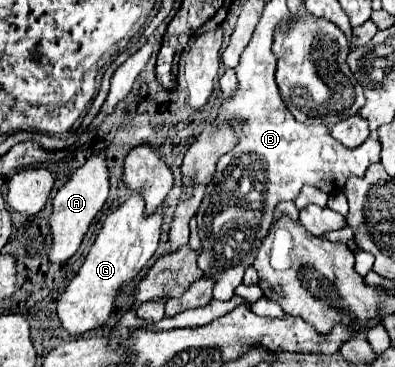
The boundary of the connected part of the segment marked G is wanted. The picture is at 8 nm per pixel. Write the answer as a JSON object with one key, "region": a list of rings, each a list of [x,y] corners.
{"region":[[[130,194],[120,208],[112,210],[106,216],[104,226],[98,232],[82,268],[68,282],[66,290],[58,300],[56,314],[66,332],[80,336],[84,332],[98,330],[106,324],[122,286],[134,280],[144,268],[144,264],[154,256],[160,240],[160,224],[162,210],[156,210],[156,214],[146,216],[144,200],[140,198],[140,194]]]}

